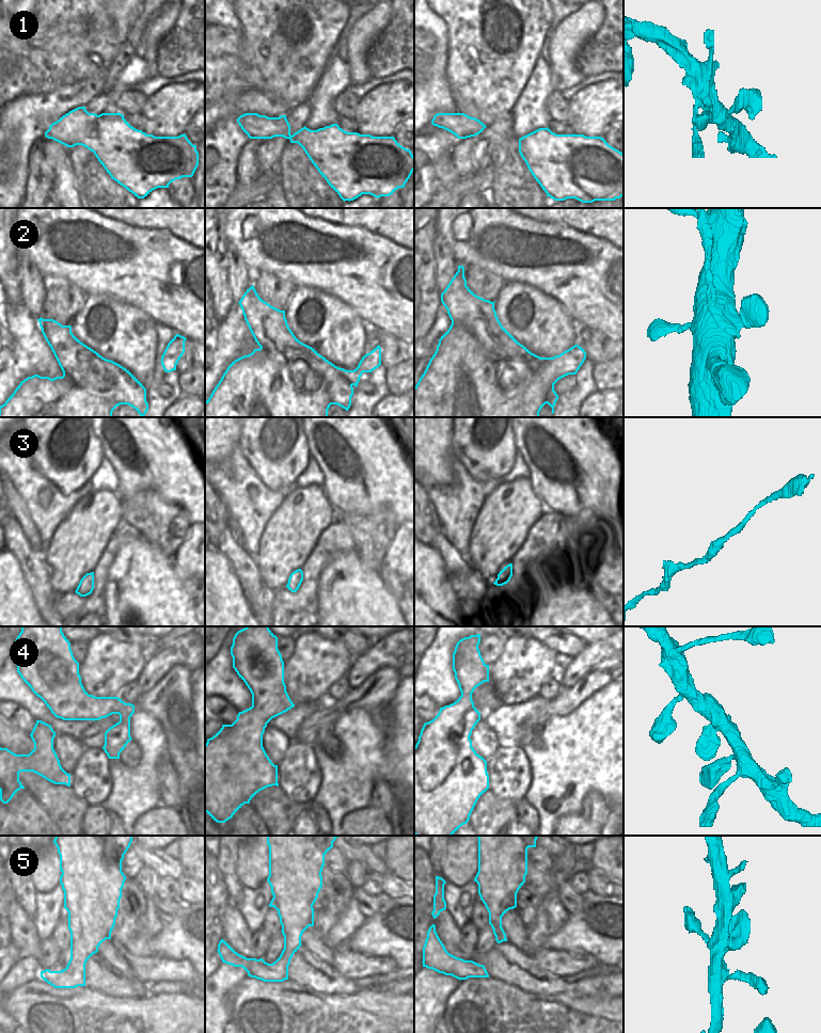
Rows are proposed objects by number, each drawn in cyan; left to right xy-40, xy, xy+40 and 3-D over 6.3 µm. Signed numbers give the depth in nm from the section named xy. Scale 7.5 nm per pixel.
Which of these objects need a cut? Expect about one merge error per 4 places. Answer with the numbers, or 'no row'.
no row

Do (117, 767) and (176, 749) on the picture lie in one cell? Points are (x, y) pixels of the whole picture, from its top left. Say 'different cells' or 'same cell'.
different cells

